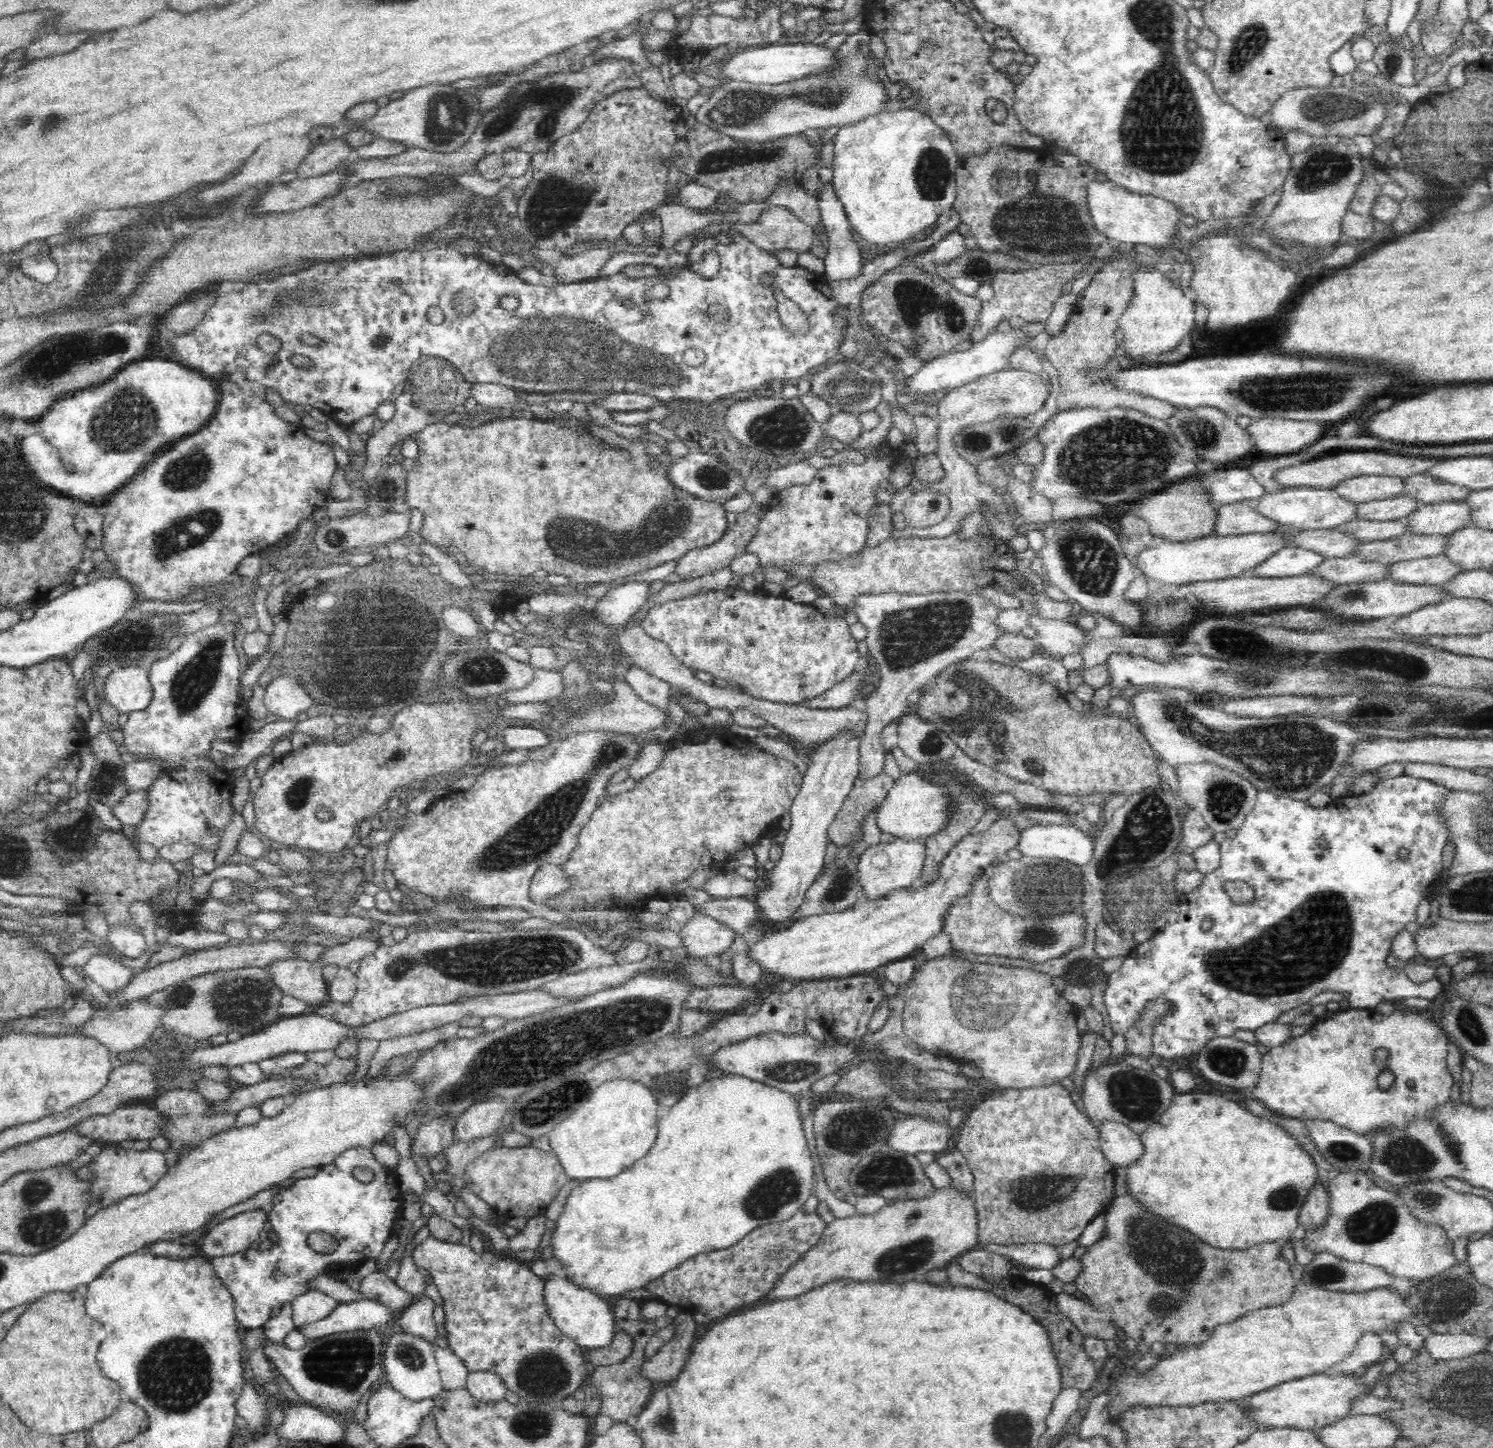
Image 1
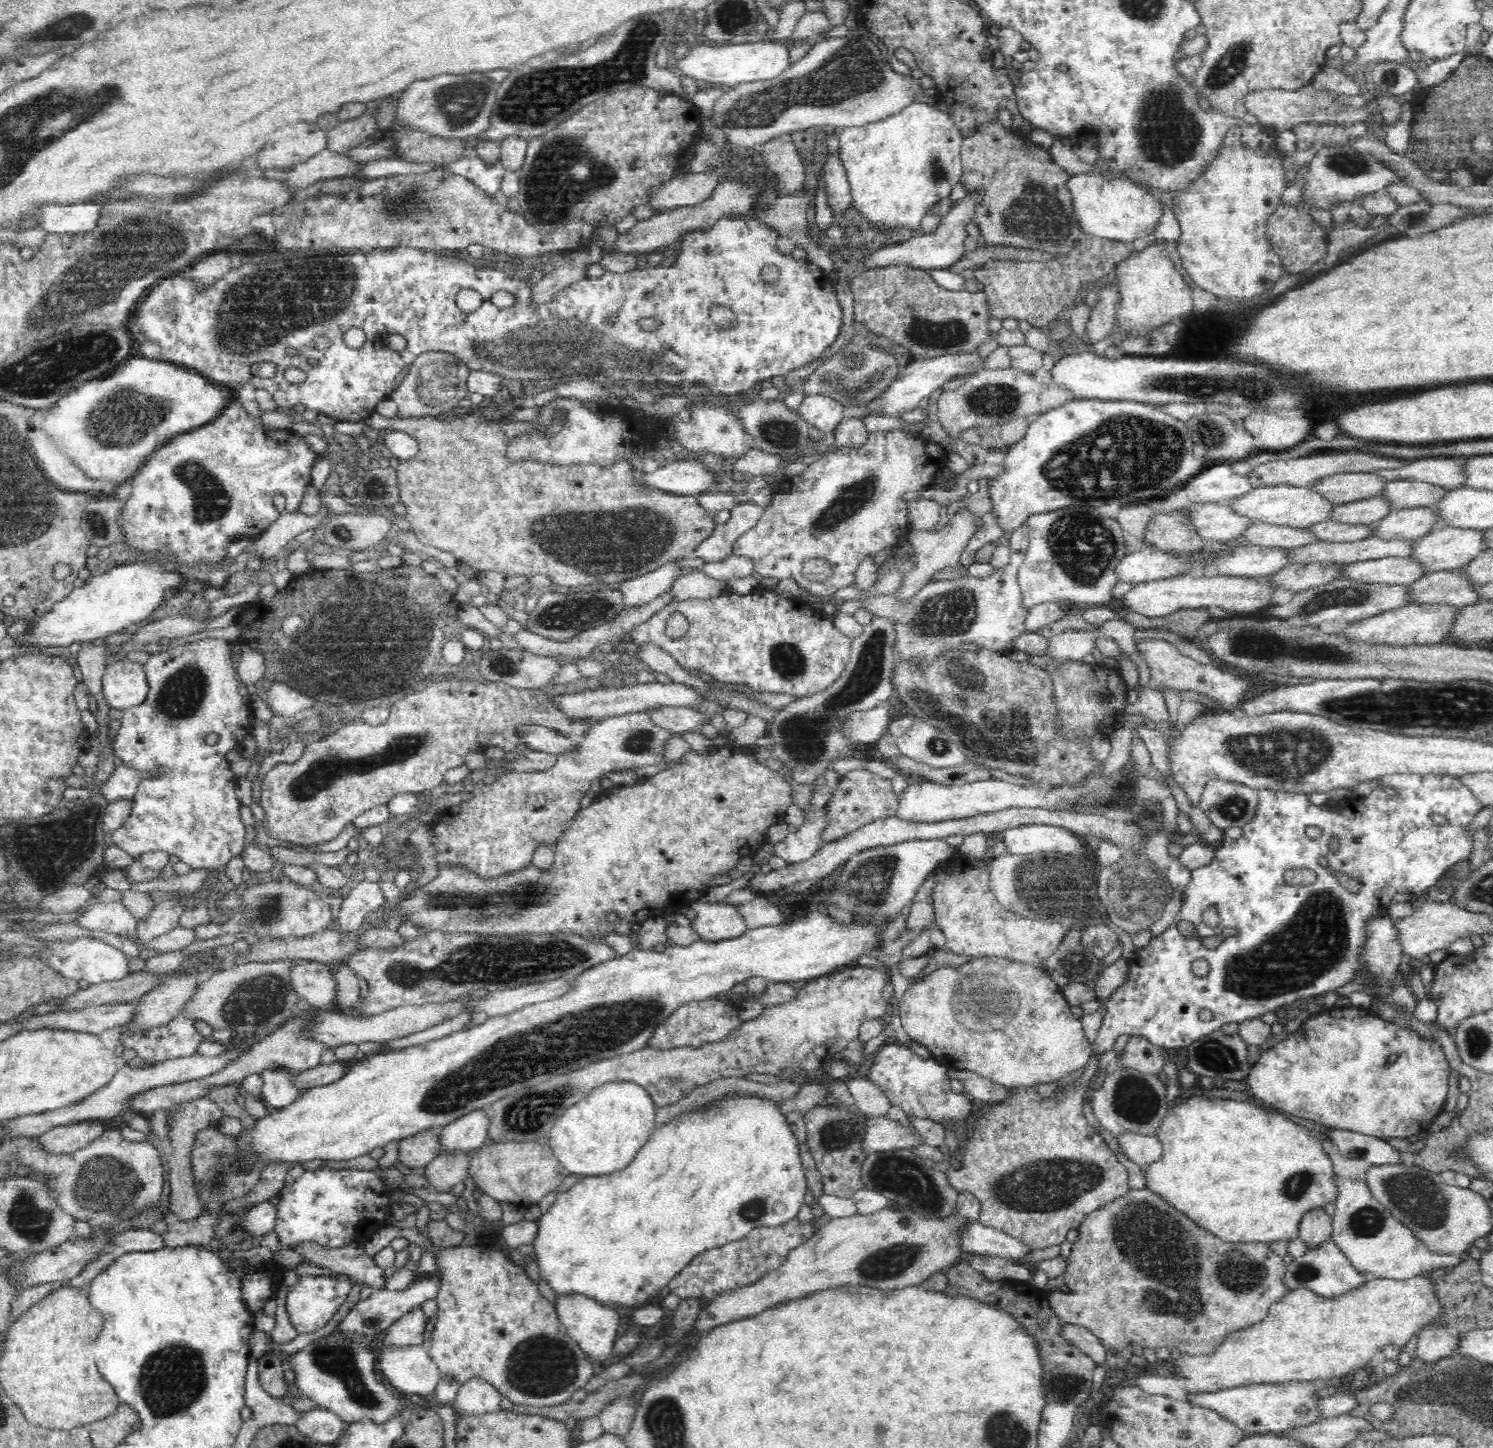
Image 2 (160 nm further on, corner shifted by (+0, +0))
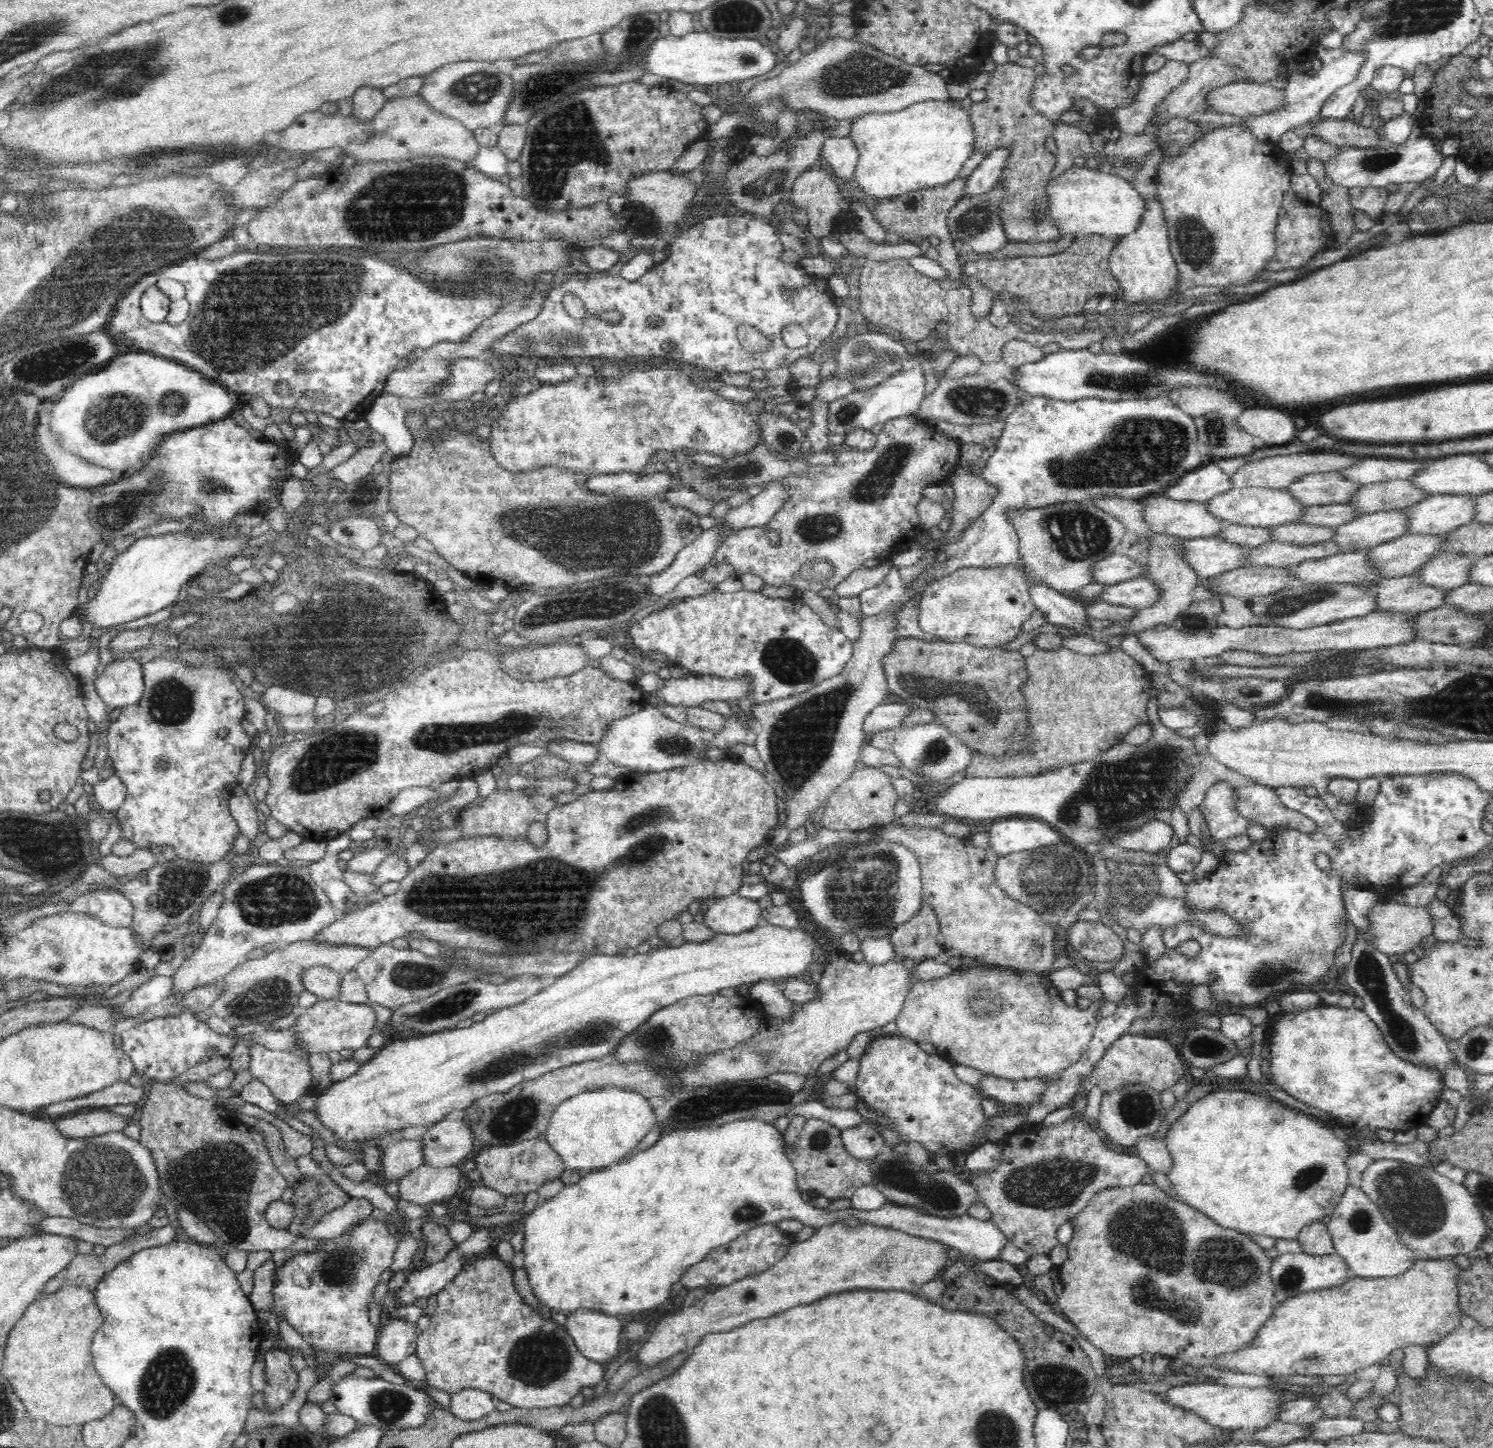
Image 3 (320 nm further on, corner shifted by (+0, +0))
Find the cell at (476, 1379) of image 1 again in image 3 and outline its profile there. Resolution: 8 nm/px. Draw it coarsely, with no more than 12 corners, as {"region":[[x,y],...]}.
{"region":[[479,1388],[452,1395],[451,1412],[476,1420],[495,1409],[495,1396]]}

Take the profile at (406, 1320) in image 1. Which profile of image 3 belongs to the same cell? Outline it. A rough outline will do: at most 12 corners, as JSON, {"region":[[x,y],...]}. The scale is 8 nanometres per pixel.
{"region":[[416,1323],[382,1326],[375,1354],[386,1368],[415,1353]]}

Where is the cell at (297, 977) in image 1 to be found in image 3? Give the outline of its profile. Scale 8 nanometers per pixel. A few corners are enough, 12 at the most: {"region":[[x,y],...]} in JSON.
{"region":[[324,965],[302,974],[304,988],[319,999],[334,999],[342,974]]}

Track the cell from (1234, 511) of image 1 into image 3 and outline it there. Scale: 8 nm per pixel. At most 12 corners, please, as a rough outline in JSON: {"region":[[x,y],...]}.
{"region":[[1168,496],[1144,501],[1149,532],[1212,538],[1229,524],[1205,503]]}

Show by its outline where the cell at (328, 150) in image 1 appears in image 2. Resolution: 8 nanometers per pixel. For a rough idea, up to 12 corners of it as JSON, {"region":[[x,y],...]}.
{"region":[[381,99],[327,132],[327,149],[345,154],[378,129]]}

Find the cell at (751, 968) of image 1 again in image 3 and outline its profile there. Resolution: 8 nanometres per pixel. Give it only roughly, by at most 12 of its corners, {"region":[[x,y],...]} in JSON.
{"region":[[758,981],[751,998],[764,1015],[793,1016],[793,1002],[773,981]]}

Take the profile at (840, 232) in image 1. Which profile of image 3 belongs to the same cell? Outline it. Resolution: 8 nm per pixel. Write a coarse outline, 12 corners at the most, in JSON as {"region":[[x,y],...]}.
{"region":[[850,136],[822,144],[821,163],[841,184],[854,179],[860,153]]}

